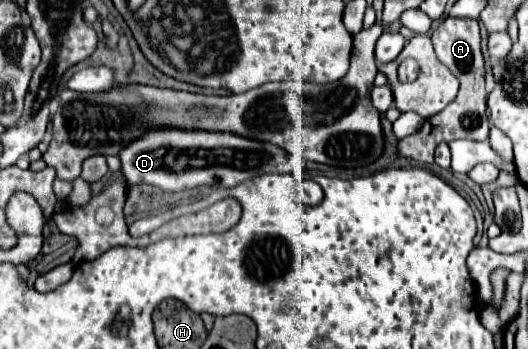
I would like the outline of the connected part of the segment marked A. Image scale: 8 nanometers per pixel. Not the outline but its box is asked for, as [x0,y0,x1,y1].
[397,18,489,164]

